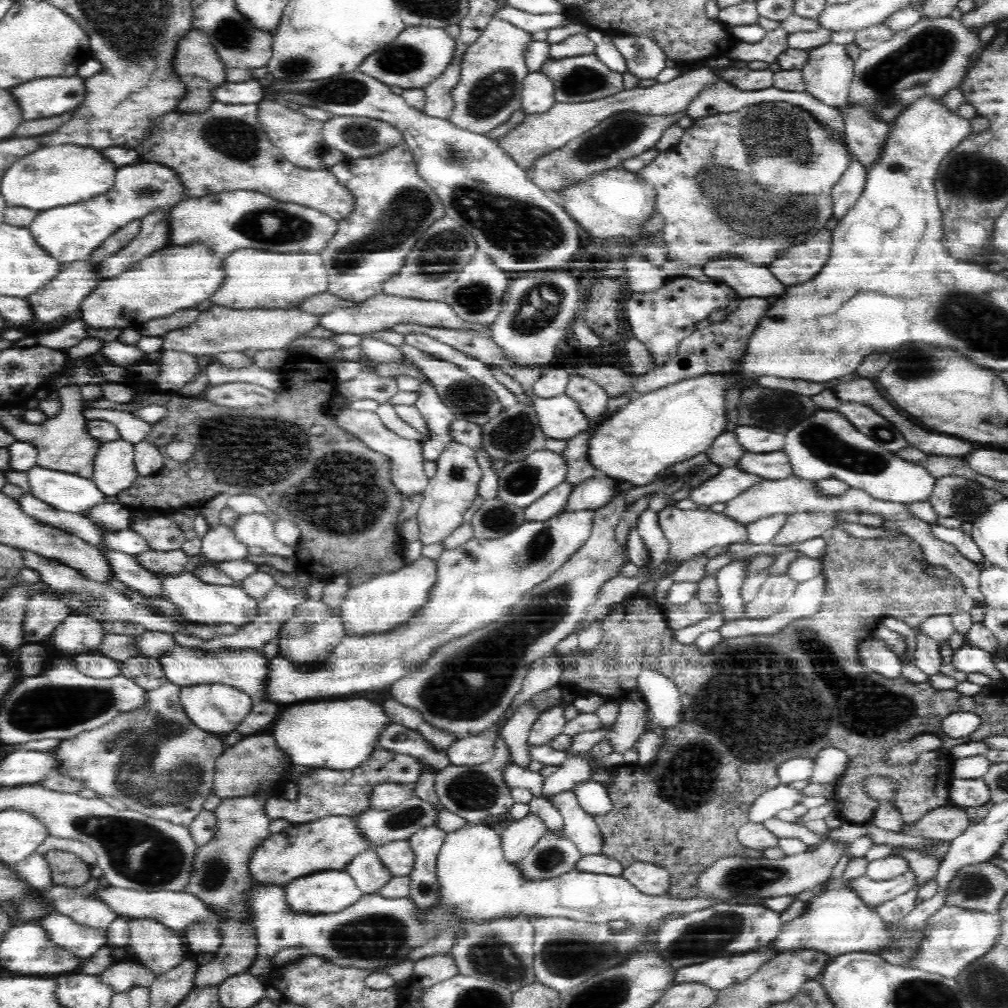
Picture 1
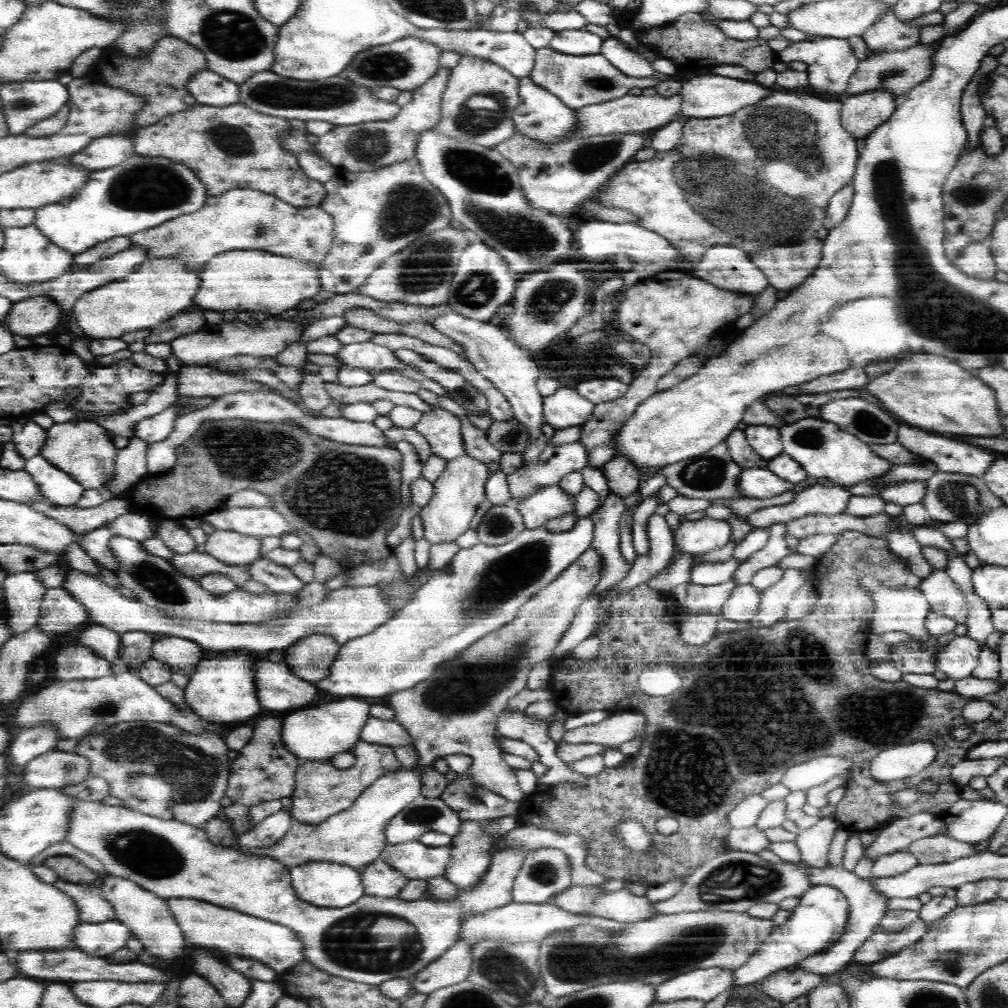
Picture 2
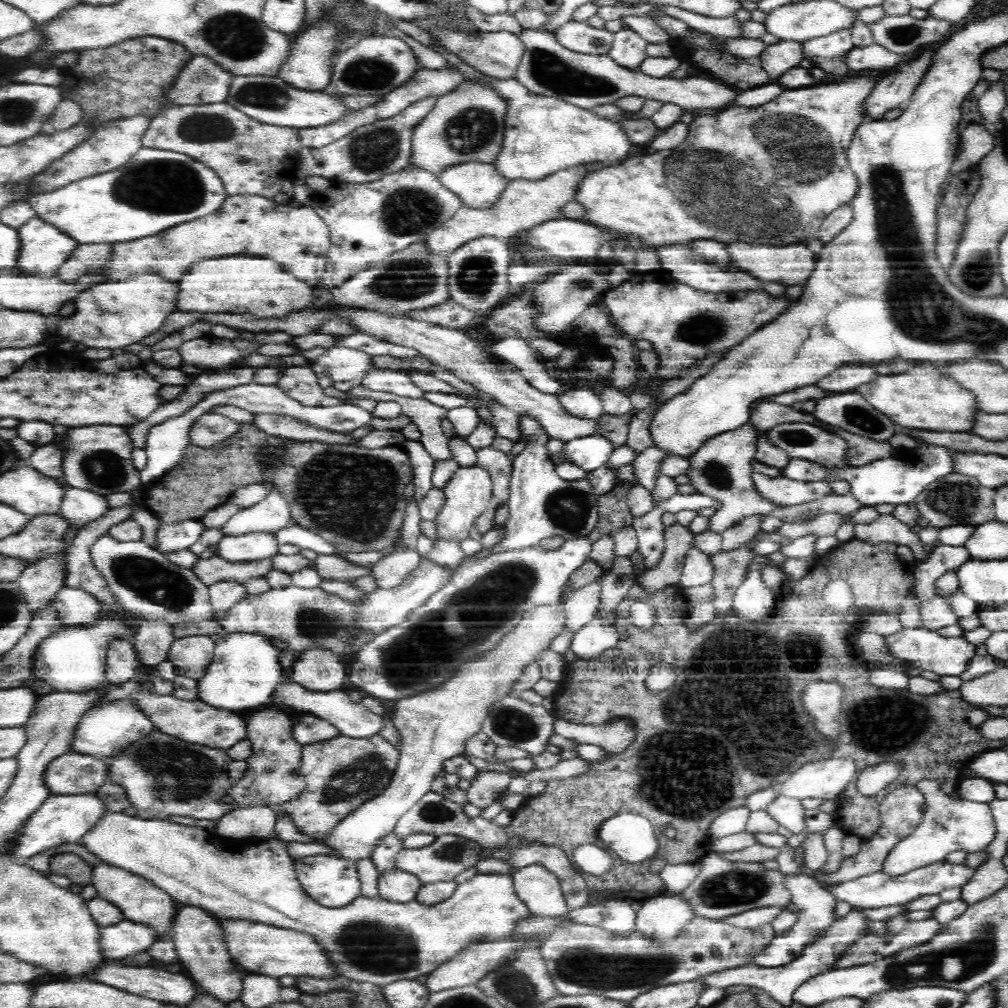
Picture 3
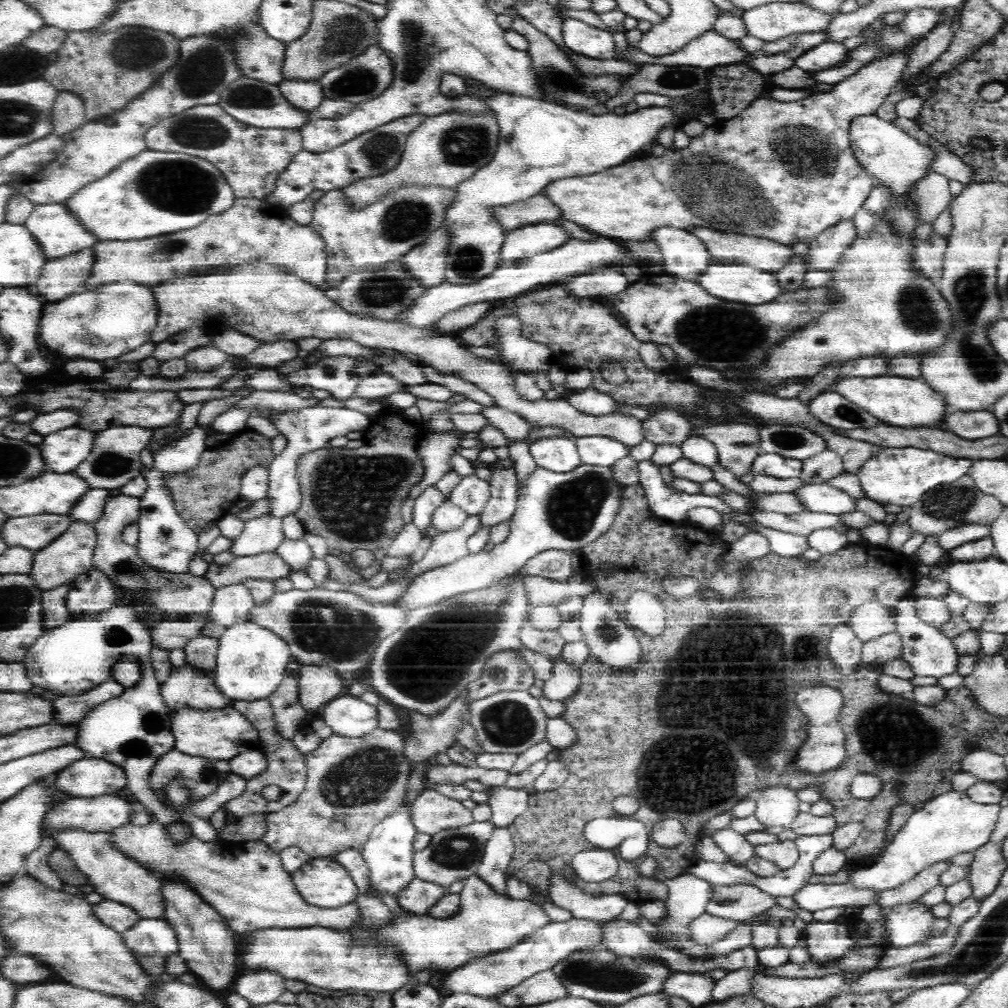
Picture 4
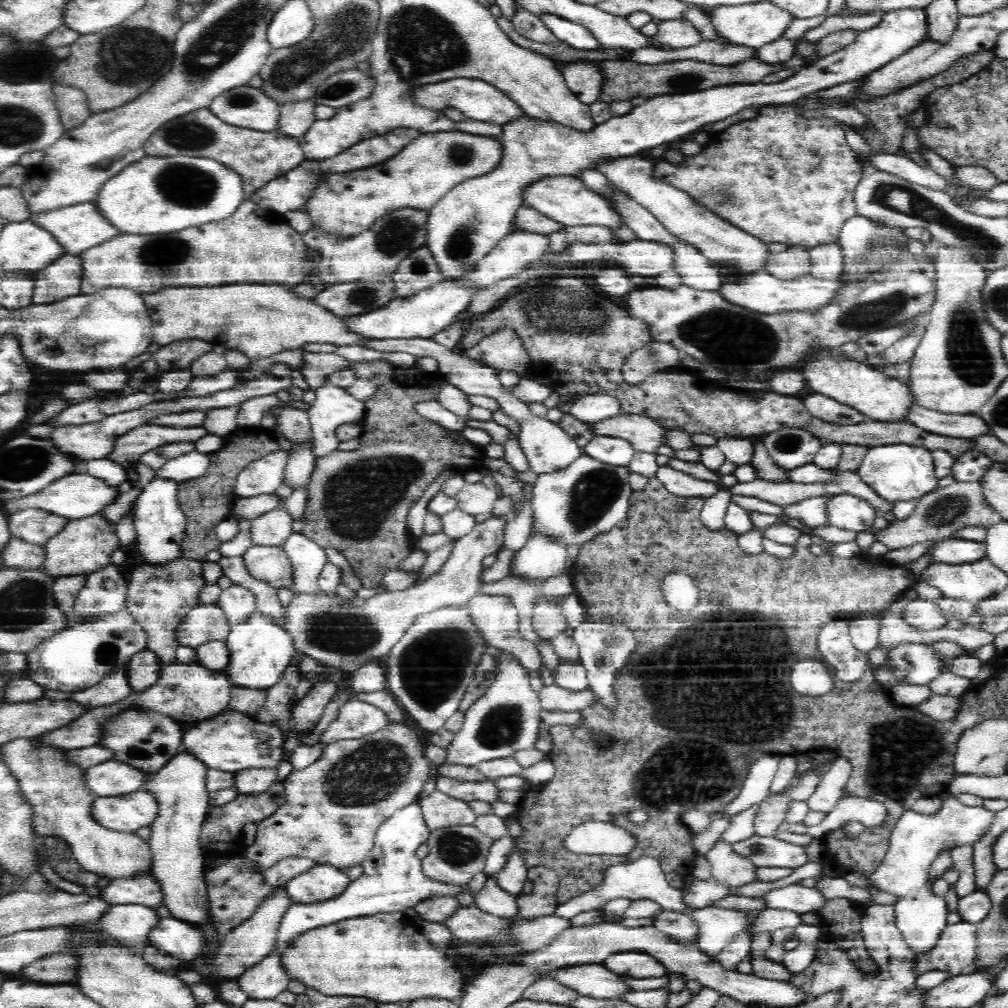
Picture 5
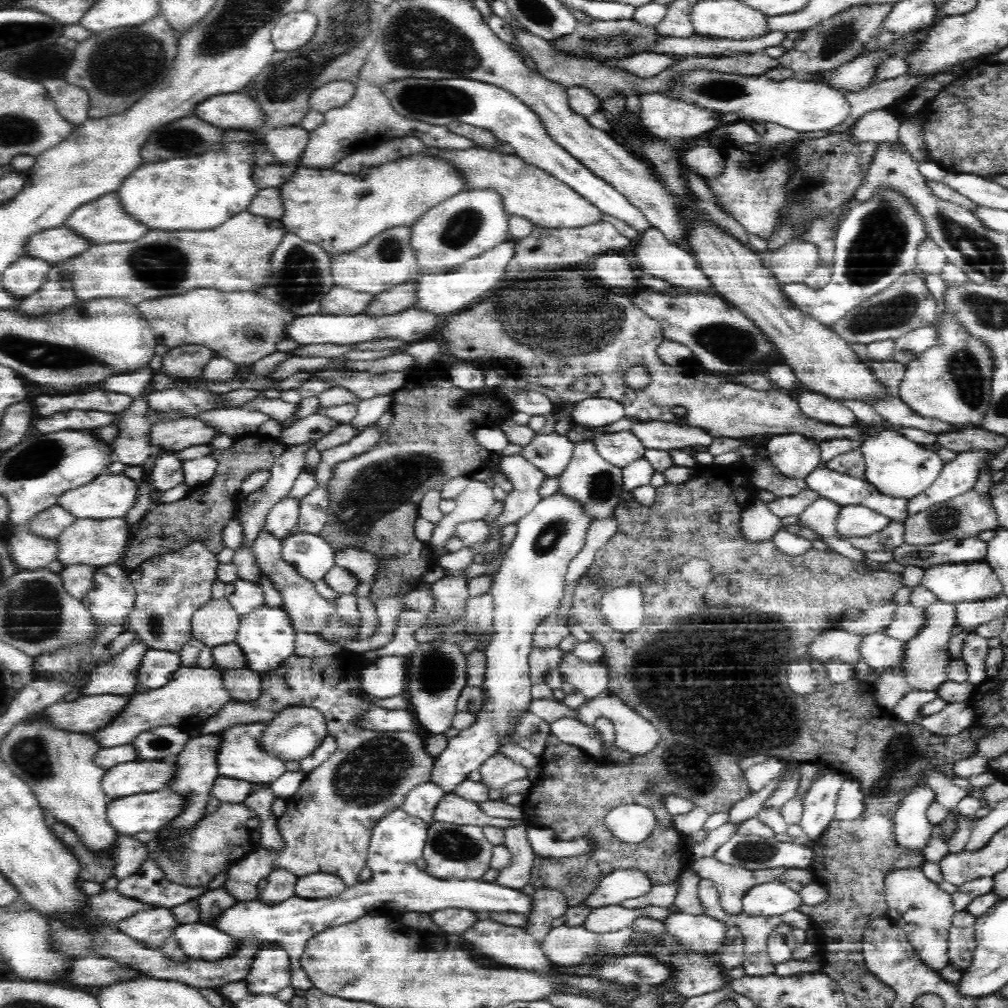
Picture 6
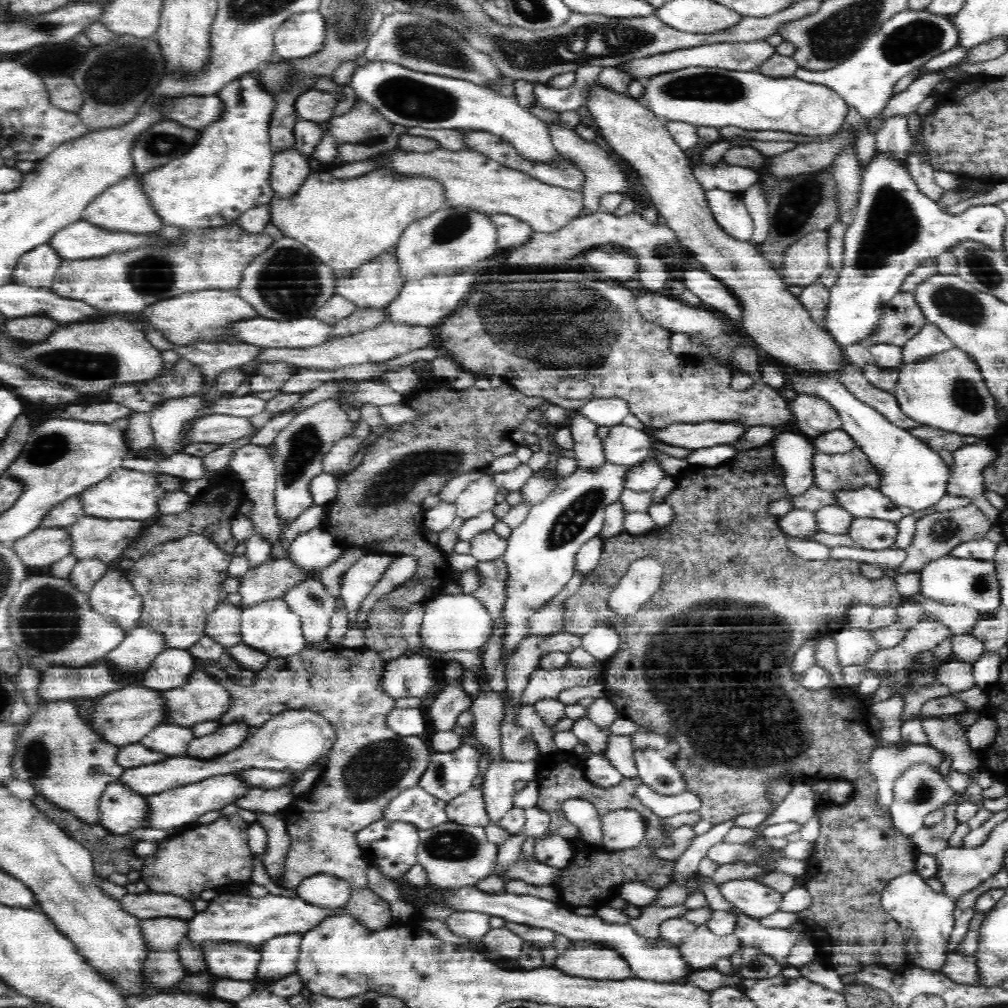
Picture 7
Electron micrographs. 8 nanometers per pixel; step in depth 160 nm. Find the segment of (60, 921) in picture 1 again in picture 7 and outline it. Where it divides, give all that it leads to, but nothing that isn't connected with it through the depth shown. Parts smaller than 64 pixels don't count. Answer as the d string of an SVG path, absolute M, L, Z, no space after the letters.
M210 940L200 946L209 972L223 979L253 981L258 973L260 947L227 940Z

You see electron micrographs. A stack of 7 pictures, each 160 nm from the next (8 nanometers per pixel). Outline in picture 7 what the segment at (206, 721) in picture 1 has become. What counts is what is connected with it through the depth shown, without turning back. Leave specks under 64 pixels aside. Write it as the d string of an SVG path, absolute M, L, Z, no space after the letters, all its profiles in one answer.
M284 599L265 600L241 609L241 638L247 647L258 649L270 658L282 658L302 652L307 648L302 621Z

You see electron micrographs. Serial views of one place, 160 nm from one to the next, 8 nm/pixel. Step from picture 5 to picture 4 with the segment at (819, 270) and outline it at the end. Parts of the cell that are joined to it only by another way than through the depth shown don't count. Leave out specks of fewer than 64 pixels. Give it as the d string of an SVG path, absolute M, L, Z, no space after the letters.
M852 218L827 228L809 244L809 250L805 256L807 268L830 271L838 264L838 258L855 240L855 236L856 229Z

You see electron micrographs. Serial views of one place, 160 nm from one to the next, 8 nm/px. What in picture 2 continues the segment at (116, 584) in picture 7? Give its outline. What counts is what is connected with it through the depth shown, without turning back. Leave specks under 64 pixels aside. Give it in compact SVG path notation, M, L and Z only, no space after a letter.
M47 588L39 606L40 613L36 625L48 636L68 632L70 628L90 621L84 604L72 597L66 589Z

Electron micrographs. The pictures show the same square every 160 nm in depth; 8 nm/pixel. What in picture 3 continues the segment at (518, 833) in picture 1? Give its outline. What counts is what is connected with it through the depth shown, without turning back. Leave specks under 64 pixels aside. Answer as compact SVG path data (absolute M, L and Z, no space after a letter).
M107 812L98 820L98 824L94 824L90 831L81 839L83 844L88 851L92 852L93 855L98 856L100 861L104 864L110 864L111 866L122 868L128 872L132 872L134 875L144 877L150 883L154 884L155 887L161 888L164 892L167 892L175 903L179 905L188 905L196 907L197 909L203 909L213 916L226 918L226 920L248 920L257 921L262 924L272 924L278 928L288 928L295 931L307 932L311 934L318 946L322 947L322 950L326 951L326 955L330 957L330 961L336 966L337 972L340 977L354 980L356 982L366 982L374 985L384 987L386 985L393 984L398 980L403 979L419 979L423 976L428 976L432 972L435 972L446 960L450 960L453 956L456 956L458 952L464 950L466 946L470 946L476 942L484 942L484 940L498 940L498 939L510 939L510 936L514 934L514 926L520 922L520 920L528 919L531 916L530 910L526 907L526 904L522 903L522 900L516 895L516 891L513 884L512 875L500 875L500 874L478 874L471 880L458 885L454 894L450 896L449 900L443 901L436 905L424 905L417 901L408 901L406 903L398 903L388 900L380 899L379 897L362 897L346 904L339 908L327 908L322 906L318 902L310 899L310 896L306 895L306 891L297 881L297 875L295 872L295 860L287 852L284 842L279 840L268 840L264 842L256 842L256 846L234 846L234 842L230 844L230 839L220 837L215 833L209 834L200 827L187 826L169 820L152 818L146 819L145 817L129 816L122 812Z

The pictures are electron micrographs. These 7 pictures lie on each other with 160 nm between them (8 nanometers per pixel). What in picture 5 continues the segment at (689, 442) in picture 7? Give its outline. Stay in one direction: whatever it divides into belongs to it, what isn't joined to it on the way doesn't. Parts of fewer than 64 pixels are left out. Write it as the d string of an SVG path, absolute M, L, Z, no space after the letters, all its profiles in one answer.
M620 414L598 423L587 423L598 436L614 436L632 444L637 452L656 453L665 444L665 430L656 420L638 414Z

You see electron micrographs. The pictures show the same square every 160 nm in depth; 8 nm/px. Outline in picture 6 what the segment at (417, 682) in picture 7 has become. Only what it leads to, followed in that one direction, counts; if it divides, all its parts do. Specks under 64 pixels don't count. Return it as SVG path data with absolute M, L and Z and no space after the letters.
M402 656L378 657L360 672L362 688L376 698L404 694L406 682L406 659Z

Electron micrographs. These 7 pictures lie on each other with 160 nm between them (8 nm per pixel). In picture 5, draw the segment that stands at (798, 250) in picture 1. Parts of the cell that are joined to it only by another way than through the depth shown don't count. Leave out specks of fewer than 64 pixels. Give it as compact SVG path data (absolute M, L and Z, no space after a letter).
M639 154L632 157L626 156L618 160L608 160L598 164L596 170L608 177L612 185L627 193L627 195L647 208L661 223L668 228L673 236L684 240L686 244L695 246L708 260L711 260L723 272L734 273L738 271L752 272L762 270L769 258L768 243L757 236L743 231L718 218L706 207L694 202L686 192L654 179L652 172L655 166L649 158L640 158Z

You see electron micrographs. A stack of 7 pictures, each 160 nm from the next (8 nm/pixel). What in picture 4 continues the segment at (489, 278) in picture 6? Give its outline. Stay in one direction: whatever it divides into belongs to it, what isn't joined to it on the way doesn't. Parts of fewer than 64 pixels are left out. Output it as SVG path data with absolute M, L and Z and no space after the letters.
M551 221L524 225L505 233L501 248L501 262L522 260L539 252L546 252L564 244L570 235Z

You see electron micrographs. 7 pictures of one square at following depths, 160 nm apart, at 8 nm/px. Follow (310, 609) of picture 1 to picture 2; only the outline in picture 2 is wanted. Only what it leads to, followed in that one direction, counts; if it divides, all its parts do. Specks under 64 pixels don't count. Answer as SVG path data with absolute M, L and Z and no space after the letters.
M312 633L311 636L303 637L294 645L284 650L284 662L289 666L318 666L320 662L326 662L326 672L330 670L332 662L338 656L340 645L334 641L334 637L324 633Z

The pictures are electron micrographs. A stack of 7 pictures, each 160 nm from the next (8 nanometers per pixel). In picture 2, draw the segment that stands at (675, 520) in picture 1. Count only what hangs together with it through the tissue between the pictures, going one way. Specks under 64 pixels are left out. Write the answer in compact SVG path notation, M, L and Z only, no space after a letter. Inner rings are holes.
M816 483L796 494L793 502L750 513L746 516L746 521L755 527L768 528L771 524L787 523L812 513L844 514L851 496L848 487ZM698 515L680 522L673 538L674 549L694 556L724 546L731 539L731 528L725 520Z

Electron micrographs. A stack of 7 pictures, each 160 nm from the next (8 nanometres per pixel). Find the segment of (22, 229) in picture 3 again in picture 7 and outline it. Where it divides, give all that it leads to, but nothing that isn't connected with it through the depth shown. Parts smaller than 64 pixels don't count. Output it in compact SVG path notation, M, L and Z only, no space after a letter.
M132 175L128 179L122 179L113 184L100 196L97 196L82 212L82 220L96 227L102 227L106 231L124 231L132 235L149 235L158 232L165 224L158 218L154 207L150 207L150 199L142 194L142 183L138 182L138 176Z

